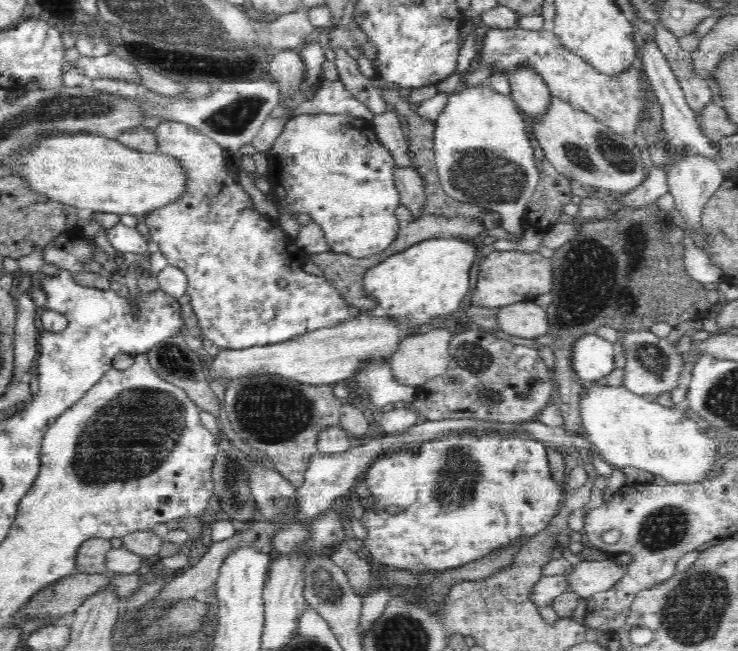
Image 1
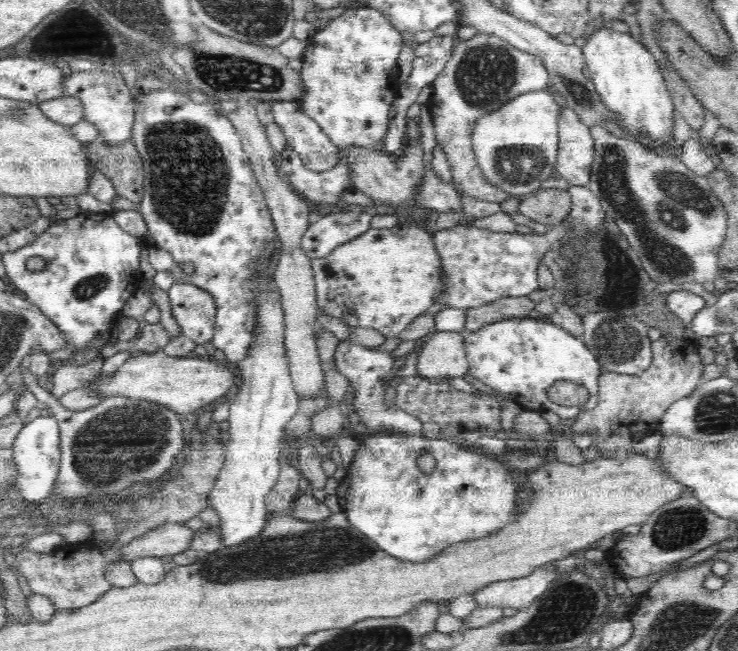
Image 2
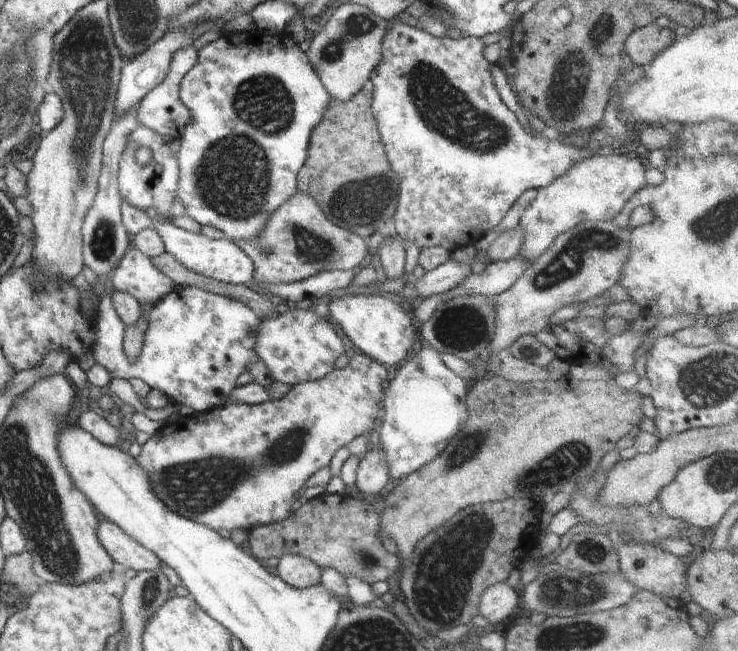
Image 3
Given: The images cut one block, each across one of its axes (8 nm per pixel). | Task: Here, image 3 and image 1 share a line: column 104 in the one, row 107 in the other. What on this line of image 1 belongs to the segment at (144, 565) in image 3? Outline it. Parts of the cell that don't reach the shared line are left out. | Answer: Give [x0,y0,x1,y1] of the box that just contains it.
[507,67,552,118]

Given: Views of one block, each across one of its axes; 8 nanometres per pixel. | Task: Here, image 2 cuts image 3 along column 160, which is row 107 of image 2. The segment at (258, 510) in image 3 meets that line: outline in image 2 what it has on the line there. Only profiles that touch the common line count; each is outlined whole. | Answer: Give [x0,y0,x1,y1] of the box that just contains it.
[426,33,550,203]

